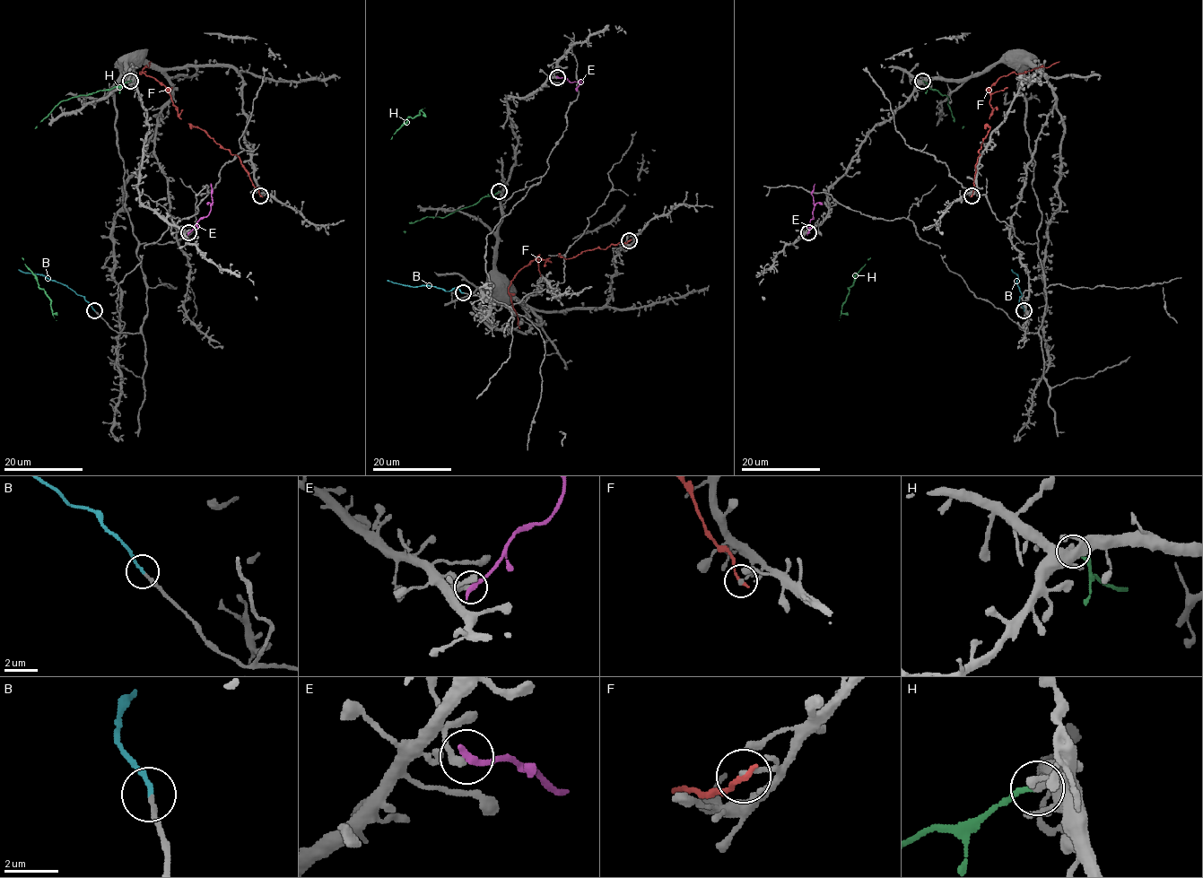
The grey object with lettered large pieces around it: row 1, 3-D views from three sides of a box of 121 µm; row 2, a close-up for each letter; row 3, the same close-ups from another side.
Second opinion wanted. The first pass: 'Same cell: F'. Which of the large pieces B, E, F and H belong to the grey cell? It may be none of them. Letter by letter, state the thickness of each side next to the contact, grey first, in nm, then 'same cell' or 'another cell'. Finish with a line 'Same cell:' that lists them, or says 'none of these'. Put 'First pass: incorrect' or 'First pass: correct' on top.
First pass: incorrect
B: 180/170 nm | same cell
E: 320/340 nm | another cell
F: 190/200 nm | another cell
H: 380/180 nm | another cell
Same cell: B

